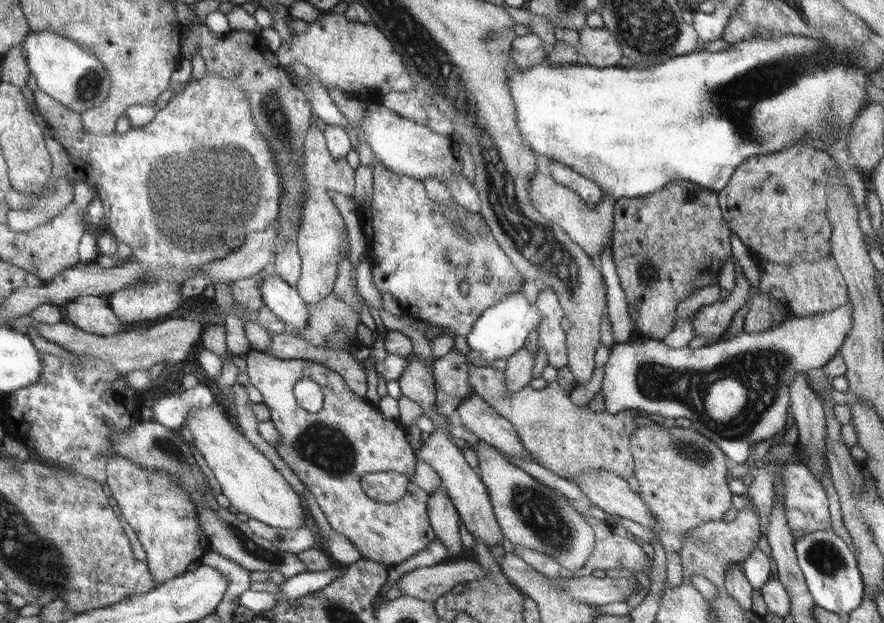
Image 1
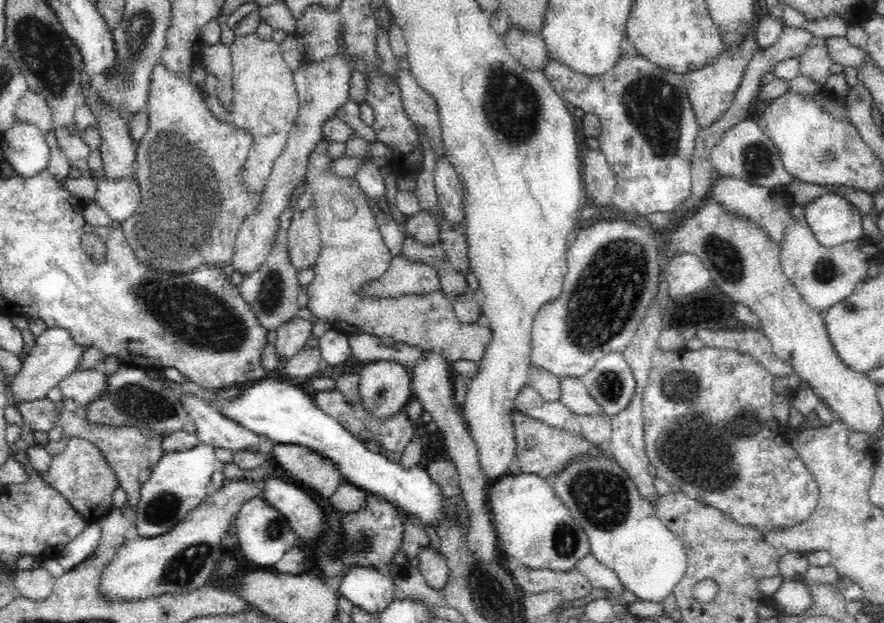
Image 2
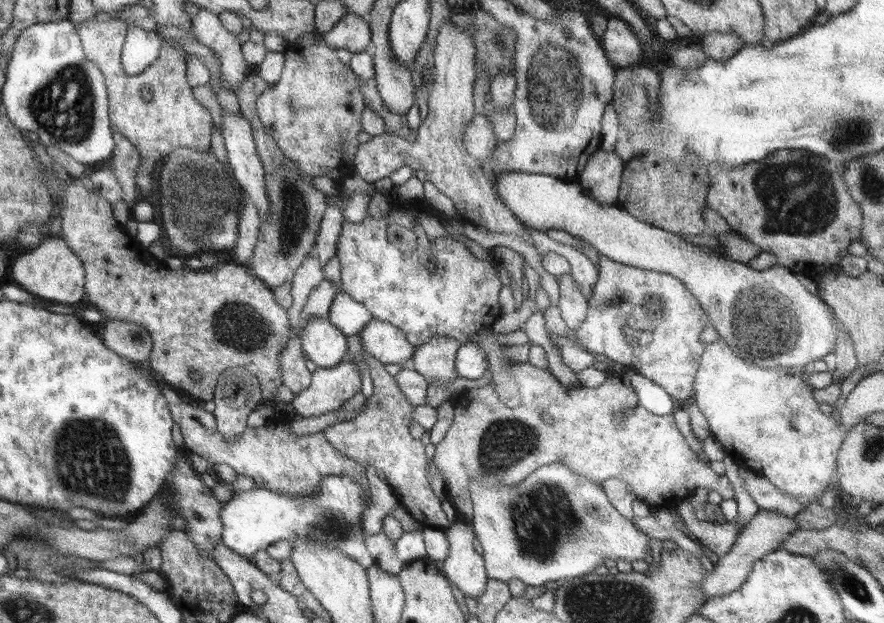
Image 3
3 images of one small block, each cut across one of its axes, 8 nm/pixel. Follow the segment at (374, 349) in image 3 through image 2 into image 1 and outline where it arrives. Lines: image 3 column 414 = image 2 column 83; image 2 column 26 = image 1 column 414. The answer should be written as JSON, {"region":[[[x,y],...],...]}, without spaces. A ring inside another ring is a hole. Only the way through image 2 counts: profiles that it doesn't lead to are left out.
{"region":[[[413,354],[411,356],[405,356],[405,360],[407,360],[407,368],[403,370],[403,374],[397,380],[397,384],[401,388],[401,396],[407,402],[413,402],[415,406],[419,406],[421,412],[423,412],[423,416],[433,422],[433,432],[429,434],[427,442],[423,442],[423,446],[415,450],[417,462],[419,460],[425,462],[441,478],[441,486],[447,490],[449,502],[455,506],[455,510],[459,514],[459,520],[463,522],[465,530],[471,536],[483,540],[487,546],[501,544],[503,534],[501,534],[499,524],[493,518],[493,508],[491,508],[491,502],[489,502],[489,492],[487,492],[485,484],[479,480],[477,470],[473,470],[465,462],[463,452],[455,444],[451,444],[453,438],[451,438],[449,428],[445,424],[453,422],[453,418],[441,418],[437,414],[437,408],[435,408],[435,380],[431,378],[431,368],[423,360],[419,360],[417,356],[413,356]]]}

